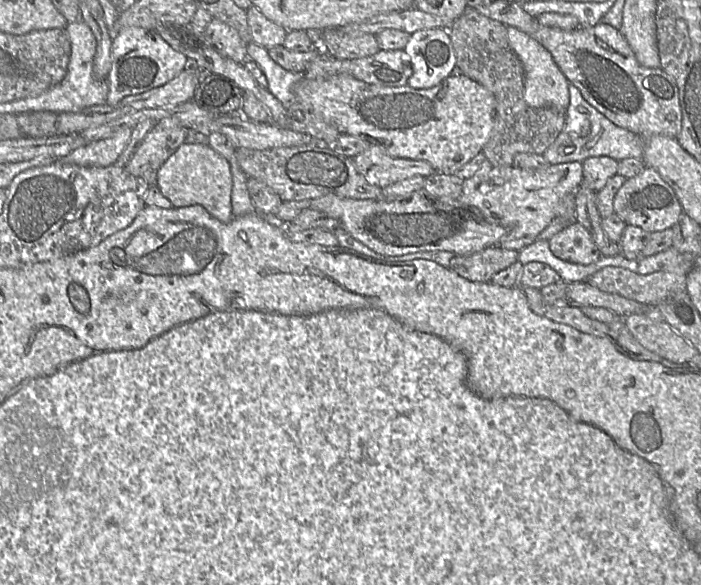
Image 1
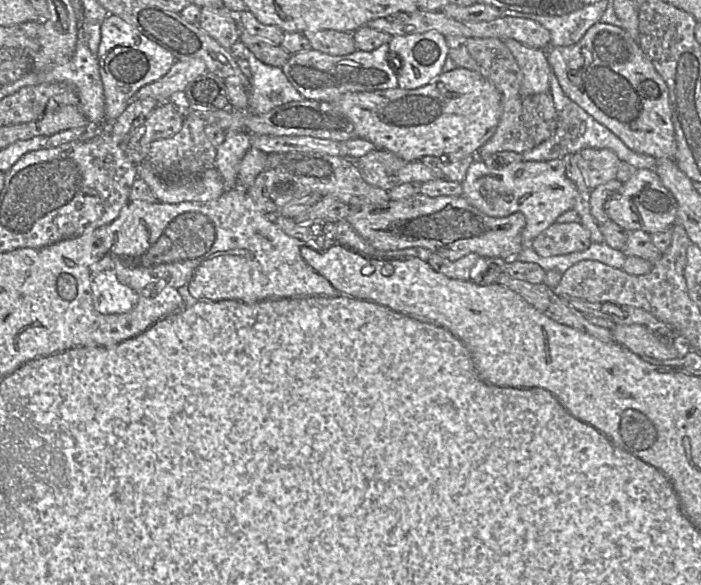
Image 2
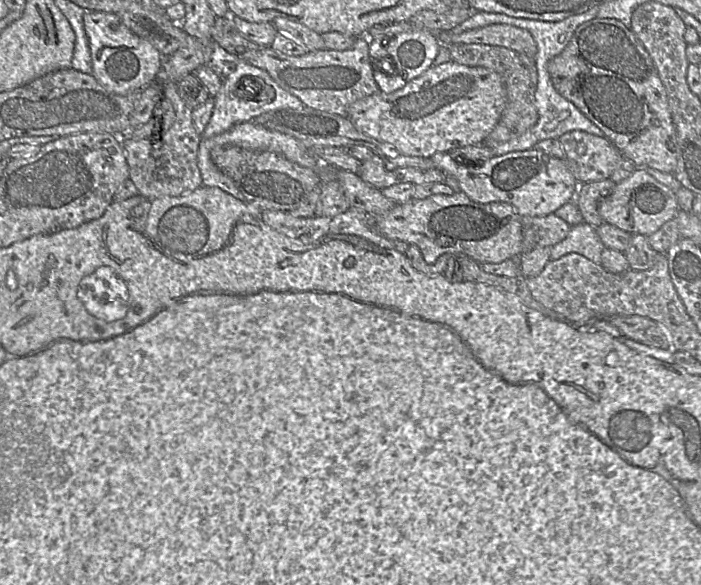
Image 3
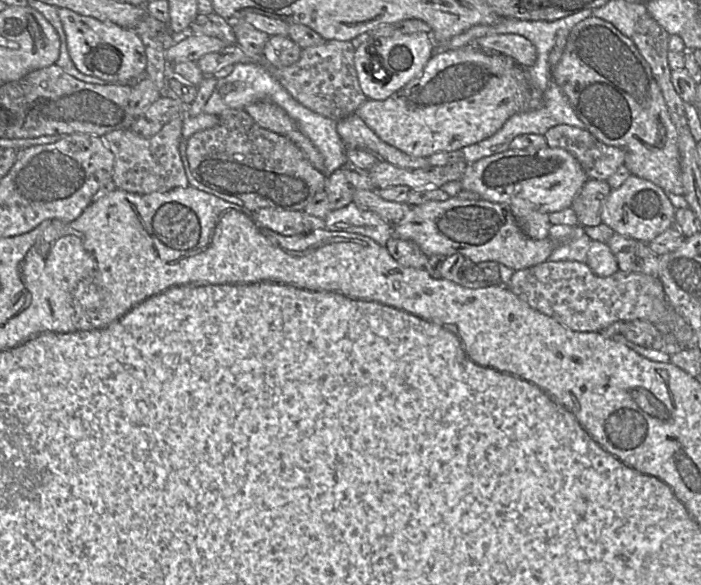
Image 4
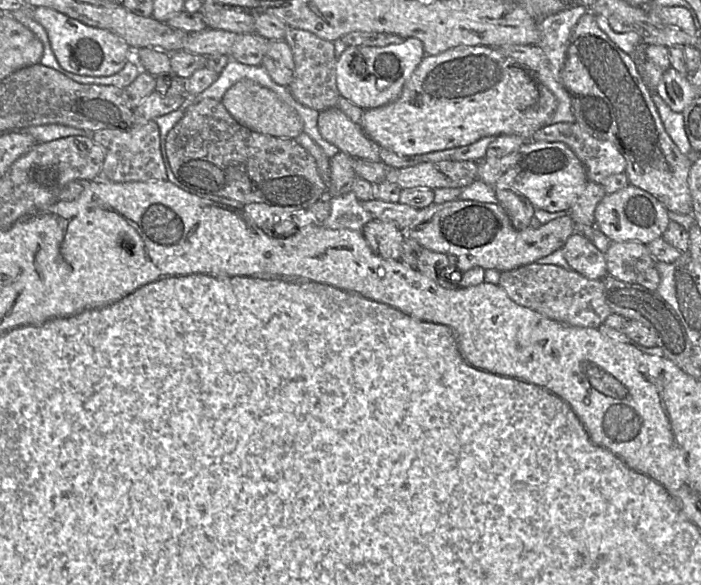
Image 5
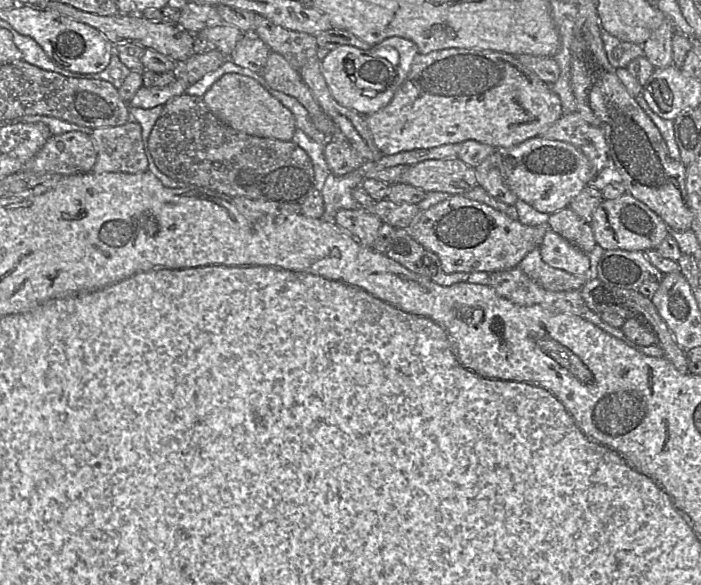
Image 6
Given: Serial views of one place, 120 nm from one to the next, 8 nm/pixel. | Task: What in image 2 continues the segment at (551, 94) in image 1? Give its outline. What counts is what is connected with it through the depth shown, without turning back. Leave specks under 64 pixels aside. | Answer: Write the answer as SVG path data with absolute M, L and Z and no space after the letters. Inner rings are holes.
M514 39L503 40L521 71L520 95L527 97L550 92L552 68L546 50L530 48Z

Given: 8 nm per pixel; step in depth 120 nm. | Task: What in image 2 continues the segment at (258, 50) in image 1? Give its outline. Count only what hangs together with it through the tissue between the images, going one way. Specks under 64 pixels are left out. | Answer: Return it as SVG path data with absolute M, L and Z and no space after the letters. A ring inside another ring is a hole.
M239 43L239 55L247 60L251 78L247 88L247 111L264 114L290 102L305 98L291 85L281 68L266 65Z

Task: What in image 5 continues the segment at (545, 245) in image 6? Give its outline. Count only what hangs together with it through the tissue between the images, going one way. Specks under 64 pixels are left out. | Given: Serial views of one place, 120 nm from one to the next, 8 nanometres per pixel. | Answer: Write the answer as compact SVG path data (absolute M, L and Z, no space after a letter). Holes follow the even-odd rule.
M572 234L562 250L570 269L590 280L603 279L607 276L605 254L584 235Z

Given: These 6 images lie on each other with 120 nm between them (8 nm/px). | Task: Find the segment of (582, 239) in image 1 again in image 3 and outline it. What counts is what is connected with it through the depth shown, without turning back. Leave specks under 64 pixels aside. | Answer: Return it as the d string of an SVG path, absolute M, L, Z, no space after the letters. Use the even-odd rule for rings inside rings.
M554 213L546 216L521 217L523 251L552 247L568 235L571 226Z

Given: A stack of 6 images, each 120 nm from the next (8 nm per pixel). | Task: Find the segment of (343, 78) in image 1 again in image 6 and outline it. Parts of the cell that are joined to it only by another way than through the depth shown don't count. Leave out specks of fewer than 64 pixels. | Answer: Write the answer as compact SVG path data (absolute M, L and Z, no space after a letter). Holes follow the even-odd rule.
M449 48L433 51L428 54L418 53L413 60L407 77L396 91L392 100L378 112L366 116L365 120L375 146L384 155L389 156L414 149L425 149L446 144L462 143L467 140L475 140L493 146L496 149L506 149L516 146L529 138L538 136L541 131L552 125L562 115L562 106L558 95L553 92L549 84L539 79L533 72L519 62L515 56L492 50Z

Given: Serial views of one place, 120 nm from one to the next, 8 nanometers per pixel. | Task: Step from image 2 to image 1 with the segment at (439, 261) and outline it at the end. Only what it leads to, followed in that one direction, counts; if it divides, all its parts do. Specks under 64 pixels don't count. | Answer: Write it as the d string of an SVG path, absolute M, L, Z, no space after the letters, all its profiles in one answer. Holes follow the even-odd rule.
M493 246L466 256L454 256L449 268L470 281L487 282L499 271L518 261L516 250Z

